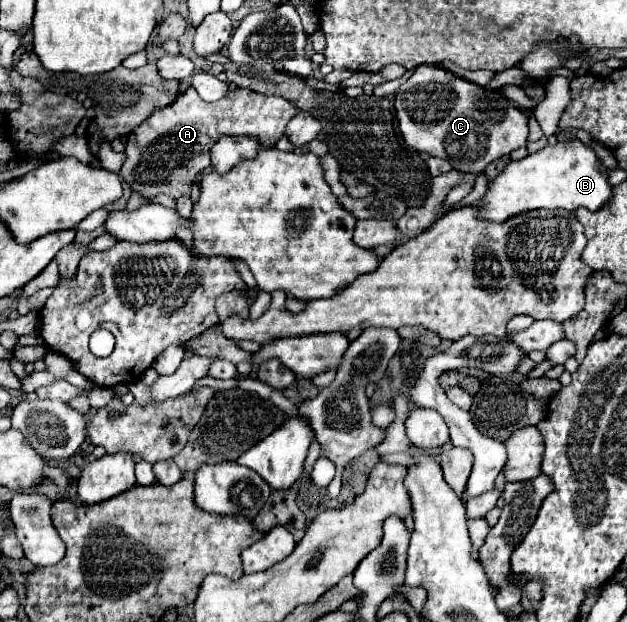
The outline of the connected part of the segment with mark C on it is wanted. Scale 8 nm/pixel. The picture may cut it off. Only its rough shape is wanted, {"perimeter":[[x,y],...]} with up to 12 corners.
{"perimeter":[[418,66],[396,92],[404,142],[460,172],[526,146],[500,90]]}

